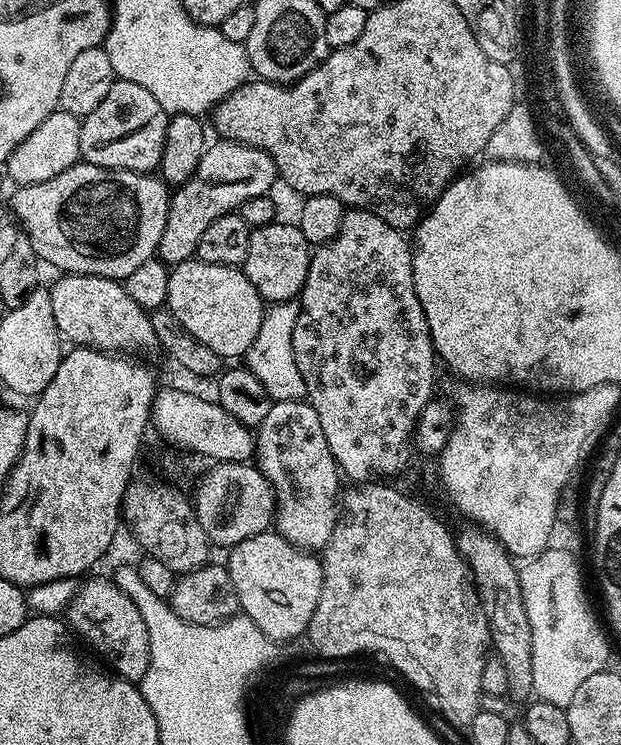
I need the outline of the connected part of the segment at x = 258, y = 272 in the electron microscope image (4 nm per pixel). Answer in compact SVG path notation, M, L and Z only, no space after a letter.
M273 222L251 229L242 267L246 278L254 282L254 290L258 290L264 301L268 304L281 304L287 300L296 300L304 289L312 254L313 249L295 223Z

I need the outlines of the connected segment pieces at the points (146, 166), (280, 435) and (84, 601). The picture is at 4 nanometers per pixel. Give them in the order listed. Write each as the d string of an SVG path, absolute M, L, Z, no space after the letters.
M117 78L110 86L110 94L106 94L106 98L98 102L98 107L83 117L80 126L81 157L87 163L97 164L103 168L125 168L131 172L155 173L160 167L168 118L169 113L164 112L162 106L158 106L158 102L144 87Z
M307 399L277 400L254 435L254 456L260 473L276 491L275 531L295 548L322 550L334 534L338 505L342 500L342 473L334 454L330 454L330 446L326 446L318 410L314 410Z
M111 578L87 580L77 587L76 597L67 606L66 623L79 639L81 636L92 644L93 650L115 675L138 682L146 674L150 662L150 638L142 614L138 614L138 606L130 602L128 595Z

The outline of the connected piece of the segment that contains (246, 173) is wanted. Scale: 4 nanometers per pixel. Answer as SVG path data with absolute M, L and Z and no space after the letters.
M220 138L215 142L217 144L209 143L205 147L195 176L171 193L166 230L158 249L159 259L164 259L168 266L178 265L196 256L202 234L206 233L214 218L236 212L250 198L269 195L273 191L271 188L278 184L278 173L270 154L233 140Z

